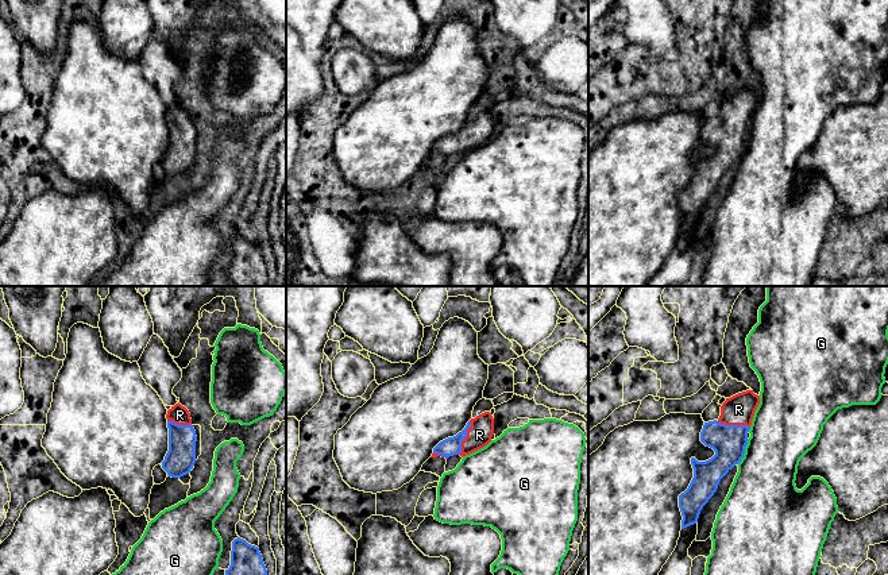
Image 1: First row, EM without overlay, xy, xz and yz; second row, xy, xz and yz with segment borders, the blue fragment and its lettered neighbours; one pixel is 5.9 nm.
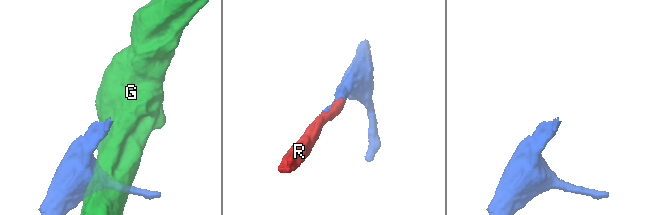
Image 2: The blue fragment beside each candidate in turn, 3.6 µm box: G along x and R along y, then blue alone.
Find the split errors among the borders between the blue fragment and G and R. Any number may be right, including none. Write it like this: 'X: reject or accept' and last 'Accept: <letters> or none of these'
G: reject
R: accept
Accept: R

